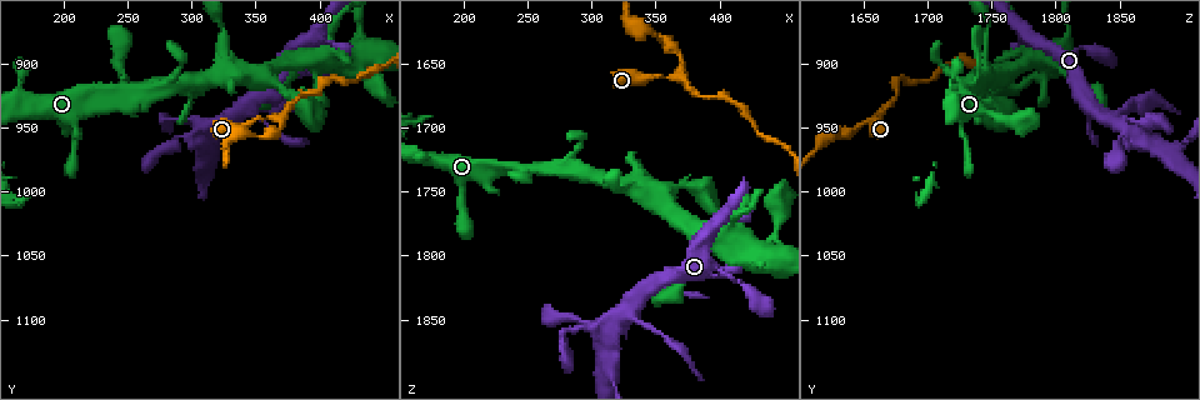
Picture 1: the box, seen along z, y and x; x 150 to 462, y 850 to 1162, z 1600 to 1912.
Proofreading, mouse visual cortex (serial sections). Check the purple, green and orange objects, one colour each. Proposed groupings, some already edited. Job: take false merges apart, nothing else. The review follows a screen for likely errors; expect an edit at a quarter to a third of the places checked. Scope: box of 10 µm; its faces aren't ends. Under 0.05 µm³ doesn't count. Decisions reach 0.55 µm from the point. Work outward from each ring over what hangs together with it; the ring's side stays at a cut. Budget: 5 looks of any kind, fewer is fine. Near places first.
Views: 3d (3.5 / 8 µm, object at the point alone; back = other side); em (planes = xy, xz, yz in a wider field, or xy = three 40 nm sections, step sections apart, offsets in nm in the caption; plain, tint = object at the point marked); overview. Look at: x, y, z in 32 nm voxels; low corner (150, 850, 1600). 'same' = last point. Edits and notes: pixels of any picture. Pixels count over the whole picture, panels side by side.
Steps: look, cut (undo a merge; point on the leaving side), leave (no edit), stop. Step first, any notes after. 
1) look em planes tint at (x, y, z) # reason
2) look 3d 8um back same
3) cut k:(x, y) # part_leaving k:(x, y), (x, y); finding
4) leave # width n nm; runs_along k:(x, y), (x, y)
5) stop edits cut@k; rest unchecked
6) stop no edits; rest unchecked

look 3d 8um at (368, 942, 1662) # arms part here

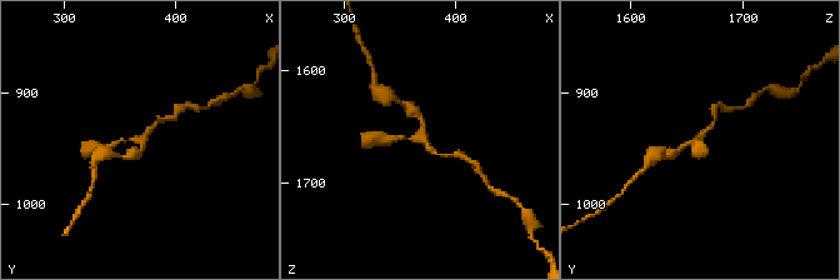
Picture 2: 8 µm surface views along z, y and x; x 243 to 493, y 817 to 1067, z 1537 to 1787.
look 3d 3.5um same

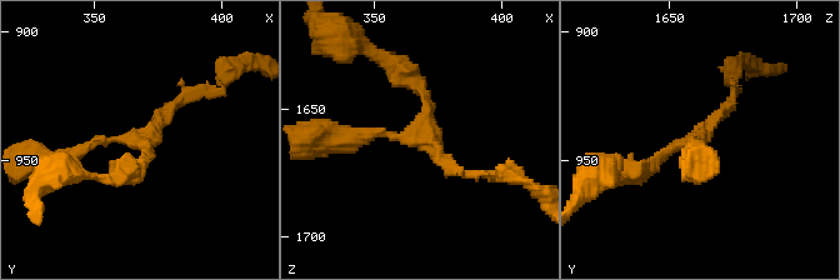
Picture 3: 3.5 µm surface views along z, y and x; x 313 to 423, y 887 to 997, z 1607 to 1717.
look em xy step 1 tint at (368, 942, 1660) # arms 3; arm_widths 150, 150, 200 nm; now the EM

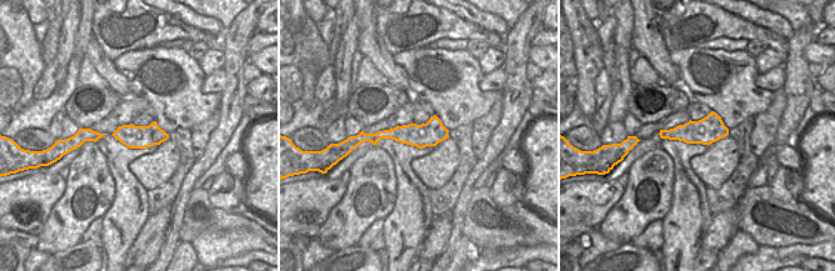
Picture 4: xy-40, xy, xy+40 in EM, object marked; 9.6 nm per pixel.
leave # runs_along 3:(340, 139), (420, 136), (428, 98), (405, 75); one cell here

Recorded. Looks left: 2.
look 3d 3.5um back at (234, 928, 1732) # thick turns thin

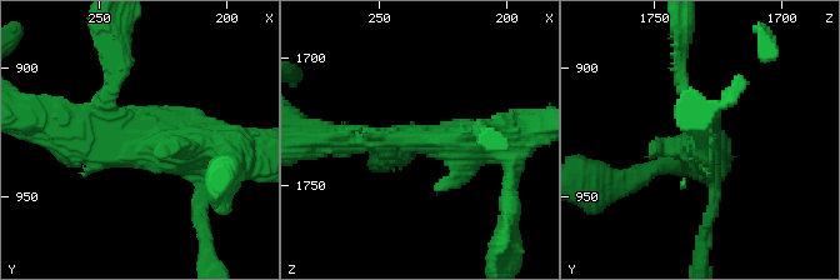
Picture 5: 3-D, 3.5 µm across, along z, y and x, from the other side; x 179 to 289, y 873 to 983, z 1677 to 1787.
look em xy step 5 tint at (233, 929, 1731) # arms 3; arm_widths 150, 300, 450 nm

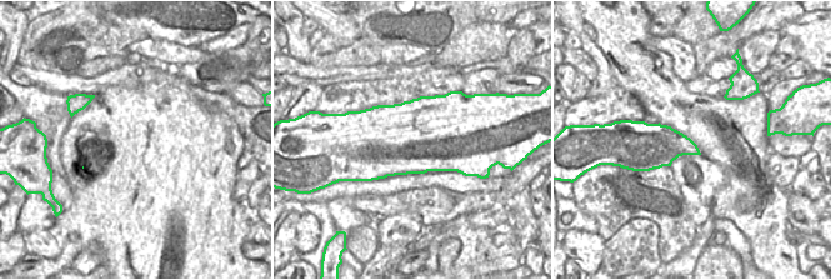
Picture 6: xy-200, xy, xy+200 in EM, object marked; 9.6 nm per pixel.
leave # width 700 nm; runs_along 5:(223, 149), (99, 141), (61, 119); one cell here

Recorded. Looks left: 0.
stop no edits; rest unchecked

